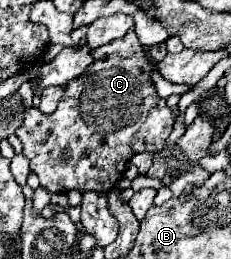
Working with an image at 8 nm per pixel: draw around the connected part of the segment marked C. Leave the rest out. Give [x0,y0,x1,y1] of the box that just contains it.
[16,31,180,193]

